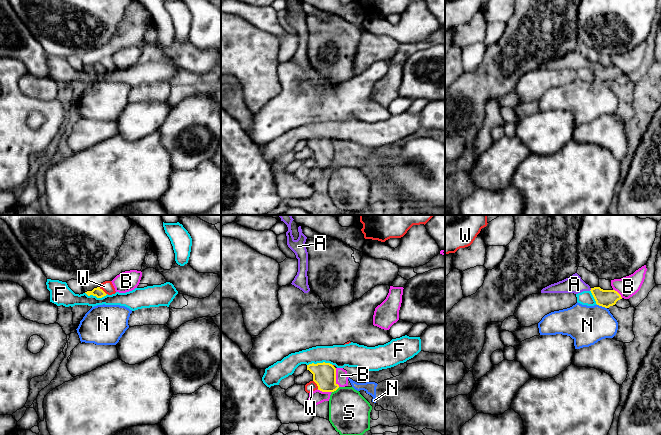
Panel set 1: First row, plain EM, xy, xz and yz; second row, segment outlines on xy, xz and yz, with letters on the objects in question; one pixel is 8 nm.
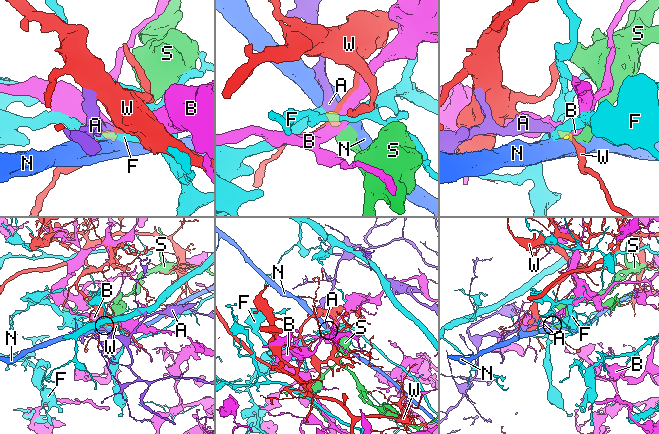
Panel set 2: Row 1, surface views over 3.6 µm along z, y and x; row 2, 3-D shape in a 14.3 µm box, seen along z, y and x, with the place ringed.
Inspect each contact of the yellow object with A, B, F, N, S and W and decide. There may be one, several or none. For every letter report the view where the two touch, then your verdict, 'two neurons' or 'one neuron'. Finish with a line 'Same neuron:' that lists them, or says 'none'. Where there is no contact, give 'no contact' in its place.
A: contact in yz; one neuron
B: contact in xz; two neurons
F: contact in xz; two neurons
N: contact in yz; two neurons
S: contact in xz; one neuron
W: contact in xy; two neurons
Same neuron: A, S

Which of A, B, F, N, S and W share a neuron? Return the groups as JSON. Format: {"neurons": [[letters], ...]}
{"neurons": [["A", "S"], ["B"], ["F"], ["N"], ["W"]]}

